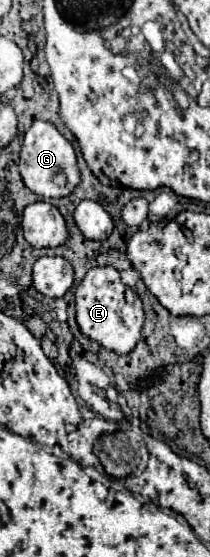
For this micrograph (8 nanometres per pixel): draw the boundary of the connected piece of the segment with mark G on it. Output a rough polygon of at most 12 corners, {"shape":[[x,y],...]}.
{"shape":[[33,120],[19,152],[25,186],[41,198],[79,184],[71,142]]}

